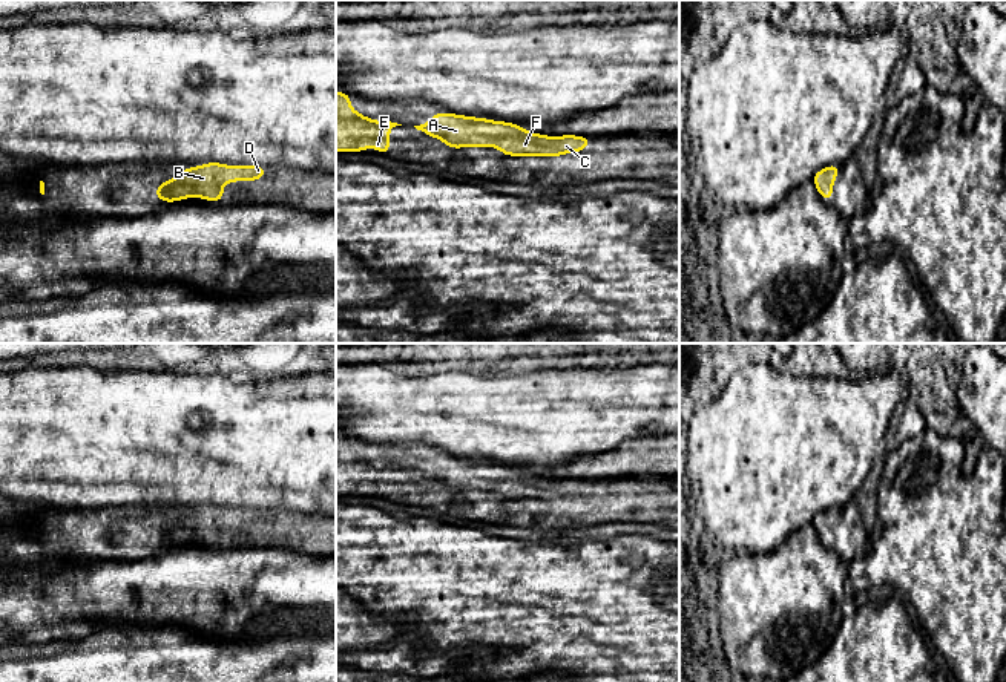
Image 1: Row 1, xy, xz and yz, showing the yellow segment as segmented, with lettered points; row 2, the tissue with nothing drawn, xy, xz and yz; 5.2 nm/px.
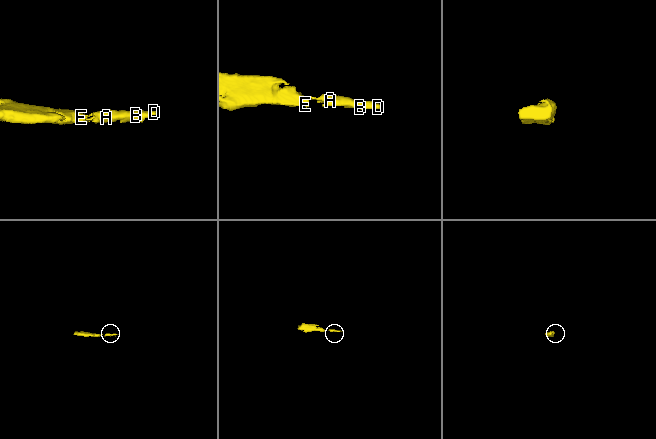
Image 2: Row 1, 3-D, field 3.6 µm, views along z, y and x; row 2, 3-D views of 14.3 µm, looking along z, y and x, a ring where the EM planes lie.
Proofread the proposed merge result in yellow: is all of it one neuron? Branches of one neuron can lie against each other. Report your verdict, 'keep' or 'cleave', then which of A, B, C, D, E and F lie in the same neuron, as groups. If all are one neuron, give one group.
keep | A B C D E F

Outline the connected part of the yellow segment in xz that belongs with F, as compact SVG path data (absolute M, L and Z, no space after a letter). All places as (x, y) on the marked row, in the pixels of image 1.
M434 113L425 124L414 126L451 149L497 147L506 156L547 156L578 153L592 138L577 135L547 136L518 124L457 113Z

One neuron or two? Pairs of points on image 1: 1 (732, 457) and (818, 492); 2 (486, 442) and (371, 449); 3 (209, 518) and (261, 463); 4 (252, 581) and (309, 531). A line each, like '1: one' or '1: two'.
1: one
2: two
3: two
4: two

